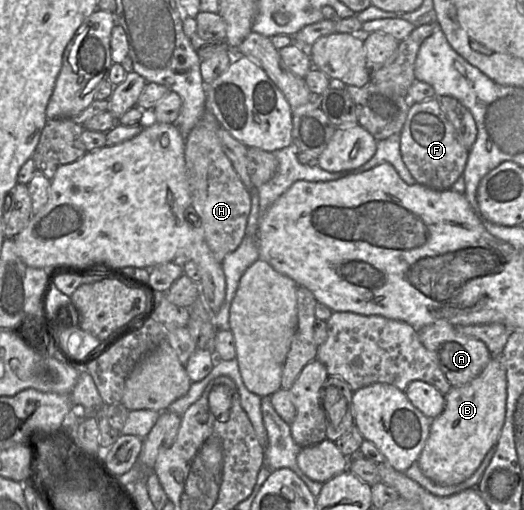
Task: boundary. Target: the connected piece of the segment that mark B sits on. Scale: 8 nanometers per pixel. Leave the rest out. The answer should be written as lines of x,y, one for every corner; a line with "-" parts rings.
493,356
484,370
472,381
453,386
445,397
442,413
431,420
429,436
417,460
422,473
435,483
457,485
468,479
479,467
488,451
495,447
505,422
507,380
500,356

